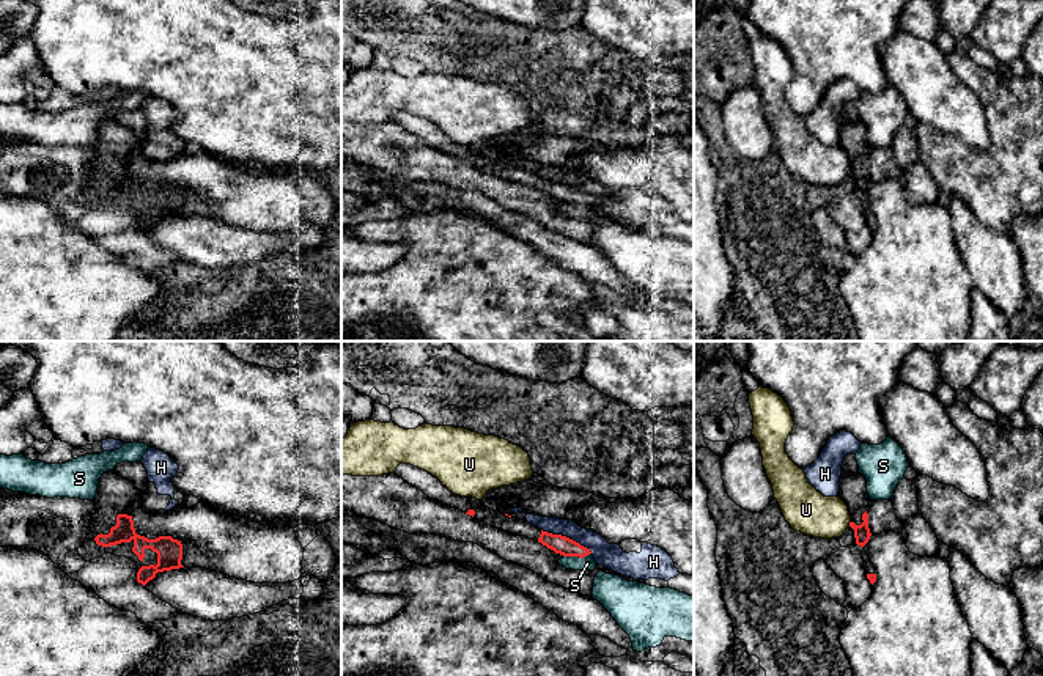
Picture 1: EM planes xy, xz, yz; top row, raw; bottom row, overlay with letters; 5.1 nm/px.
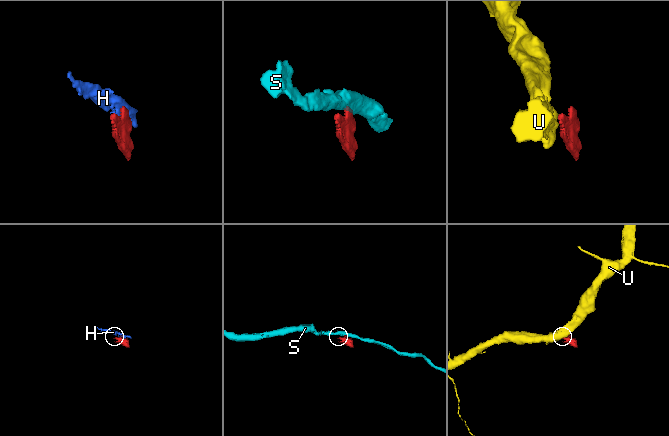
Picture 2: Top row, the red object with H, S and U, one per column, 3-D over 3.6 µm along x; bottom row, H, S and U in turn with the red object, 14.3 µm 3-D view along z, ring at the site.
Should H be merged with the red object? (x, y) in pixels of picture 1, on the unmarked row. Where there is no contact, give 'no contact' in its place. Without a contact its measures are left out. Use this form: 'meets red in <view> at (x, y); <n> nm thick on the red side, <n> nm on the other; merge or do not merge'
meets red in xz at (565, 184); 100 nm thick on the red side, 130 nm on the other; do not merge

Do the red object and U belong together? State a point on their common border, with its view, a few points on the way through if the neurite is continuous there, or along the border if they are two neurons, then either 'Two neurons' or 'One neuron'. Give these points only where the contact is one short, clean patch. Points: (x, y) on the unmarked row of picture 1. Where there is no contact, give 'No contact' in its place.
Touches red at yz (850, 172). Boundary: yz (850, 168), (848, 173). Two neurons

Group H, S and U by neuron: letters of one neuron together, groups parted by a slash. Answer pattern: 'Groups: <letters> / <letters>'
Groups: H / S / U

